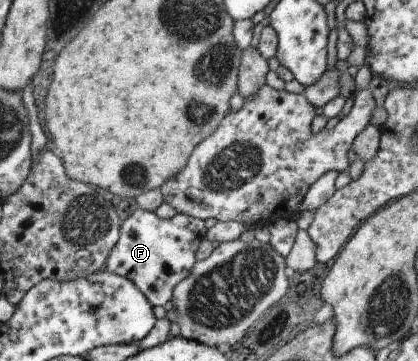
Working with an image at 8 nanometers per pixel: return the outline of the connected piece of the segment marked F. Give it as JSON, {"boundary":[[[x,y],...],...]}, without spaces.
{"boundary":[[[137,209],[120,223],[118,240],[105,260],[104,270],[128,278],[153,307],[162,307],[171,300],[176,284],[188,276],[202,238],[203,229],[195,217],[176,213],[172,218],[161,219]]]}

